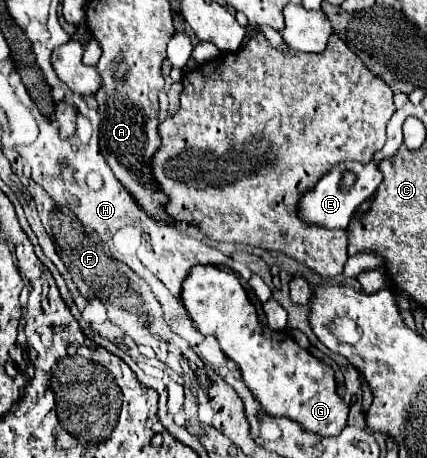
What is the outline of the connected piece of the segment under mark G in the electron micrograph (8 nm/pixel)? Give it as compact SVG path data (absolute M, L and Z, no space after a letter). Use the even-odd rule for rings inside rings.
M194 266L182 282L180 300L202 334L212 334L220 350L238 364L244 384L266 414L298 422L306 432L330 438L338 436L348 420L348 404L336 394L334 370L300 348L288 332L274 332L258 322L256 308L242 284L230 272L216 266Z

